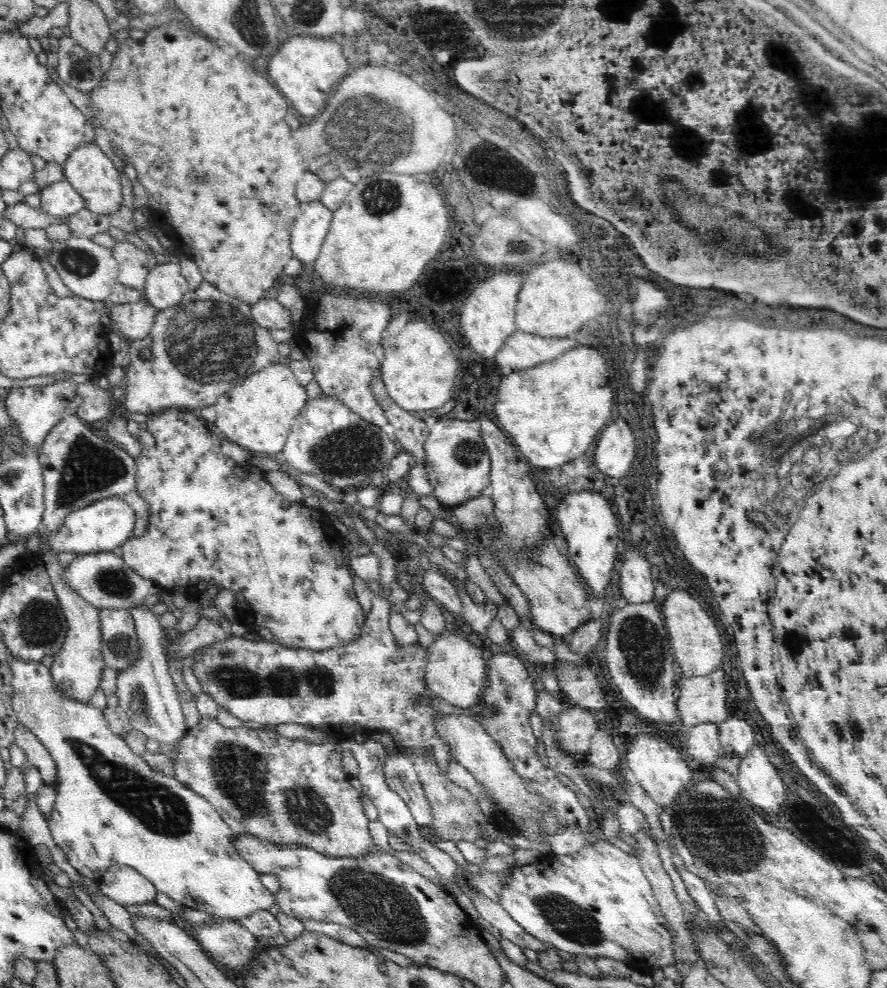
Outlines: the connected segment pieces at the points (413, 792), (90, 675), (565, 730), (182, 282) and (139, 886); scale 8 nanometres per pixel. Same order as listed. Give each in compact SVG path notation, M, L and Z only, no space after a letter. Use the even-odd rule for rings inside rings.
M388 754L385 758L386 782L406 801L408 808L420 826L432 825L434 807L420 782L412 761L404 754Z
M56 553L42 554L42 559L48 569L49 576L53 580L57 600L68 622L64 642L62 642L60 650L53 655L52 675L54 675L54 679L56 679L64 694L86 703L90 695L99 688L100 677L105 669L105 661L101 652L100 611L88 605L84 599L80 599L80 596L72 593L70 589L60 583L58 574L60 574L62 565L58 562Z
M580 706L564 709L559 719L560 745L569 753L585 757L598 729L590 711Z
M169 261L156 264L149 270L144 299L157 309L165 309L182 302L188 291L189 285L180 271L180 265Z
M110 864L98 885L104 896L123 906L154 902L156 898L154 883L124 864Z

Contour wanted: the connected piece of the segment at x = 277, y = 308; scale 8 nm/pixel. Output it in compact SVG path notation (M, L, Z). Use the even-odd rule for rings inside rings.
M259 298L250 305L253 321L265 329L293 327L290 313L276 298Z

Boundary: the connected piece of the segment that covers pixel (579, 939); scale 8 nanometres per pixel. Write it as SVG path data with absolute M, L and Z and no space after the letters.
M600 840L576 853L540 859L528 866L512 866L500 900L526 931L558 950L625 962L641 972L676 963L667 918L635 855Z

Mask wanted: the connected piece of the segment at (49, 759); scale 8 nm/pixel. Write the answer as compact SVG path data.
M19 721L15 730L15 739L15 743L27 755L27 760L38 768L42 780L47 784L53 784L57 778L57 766L48 747Z

